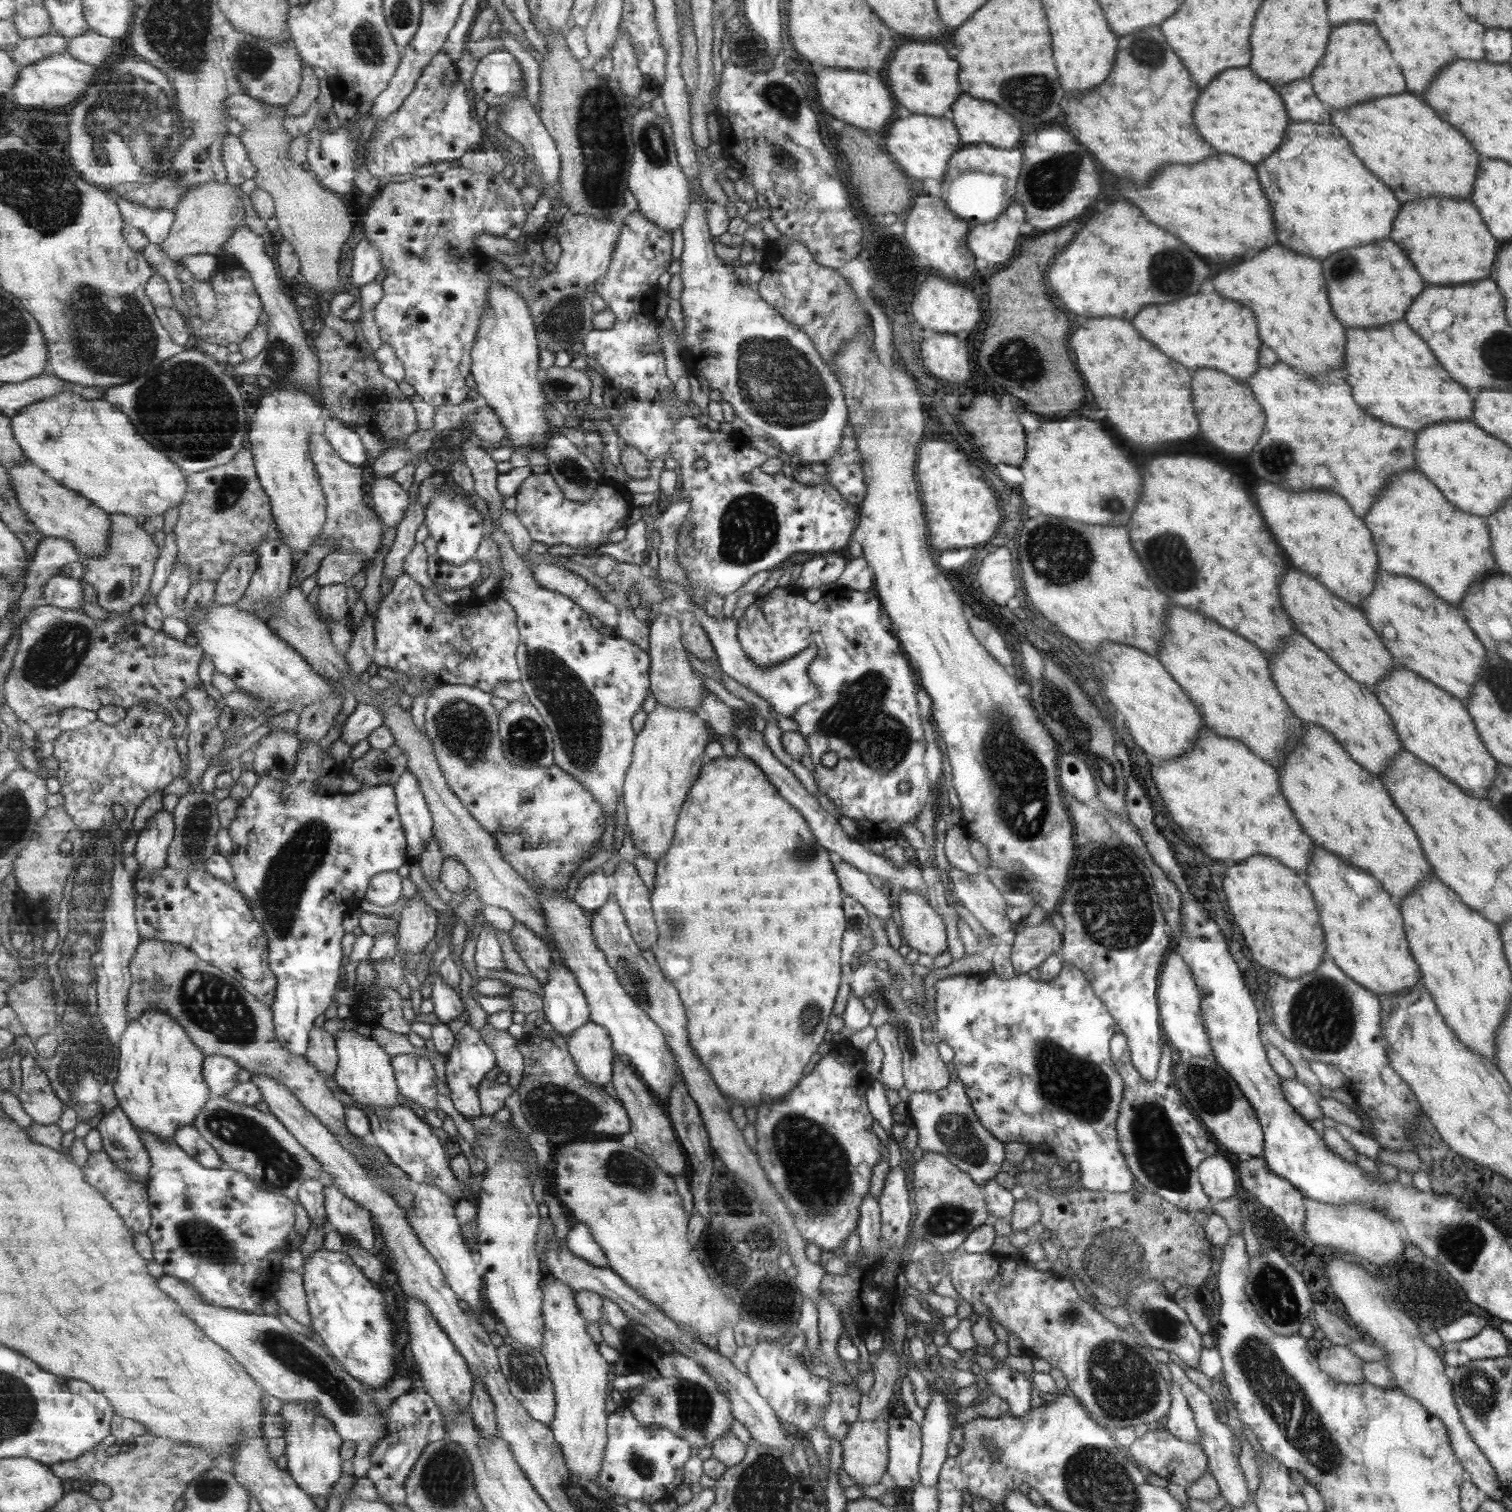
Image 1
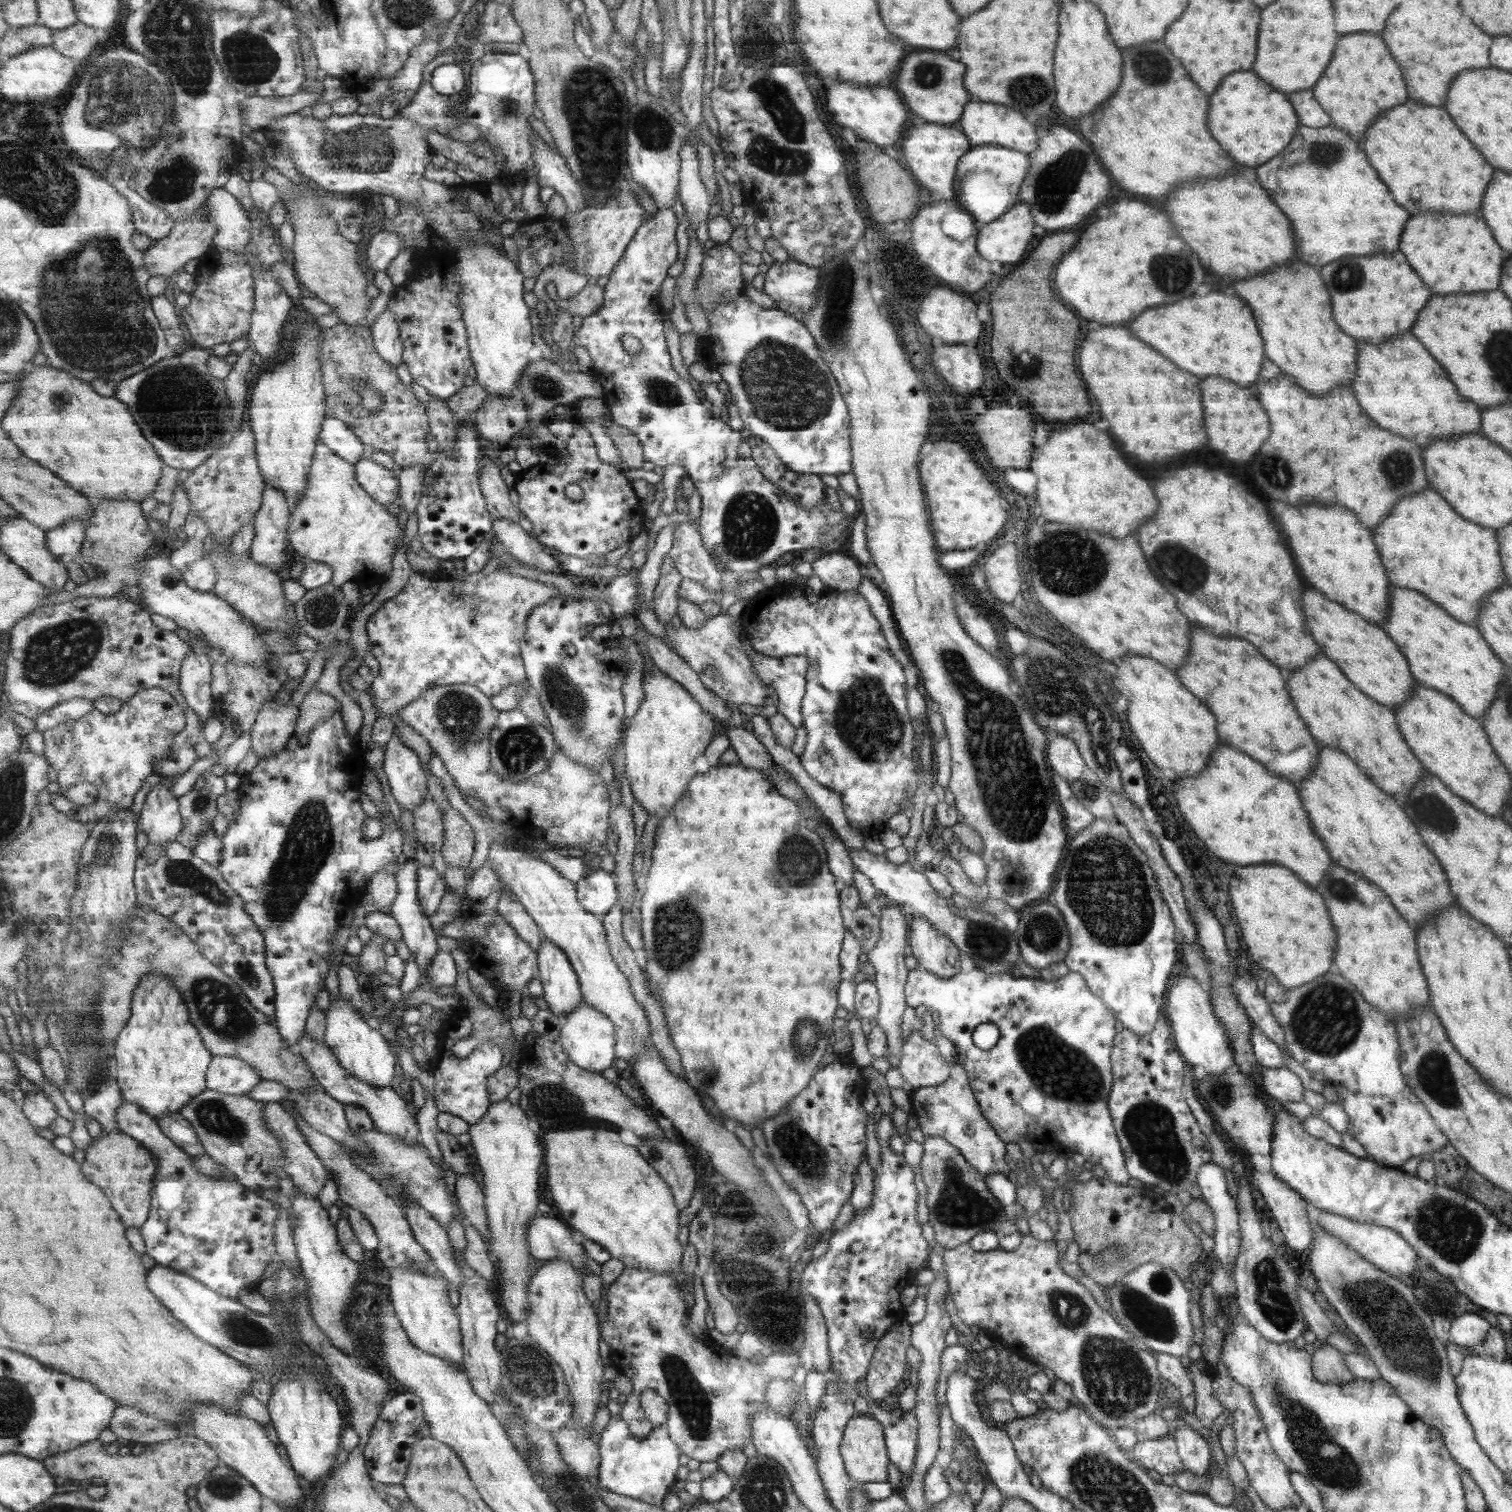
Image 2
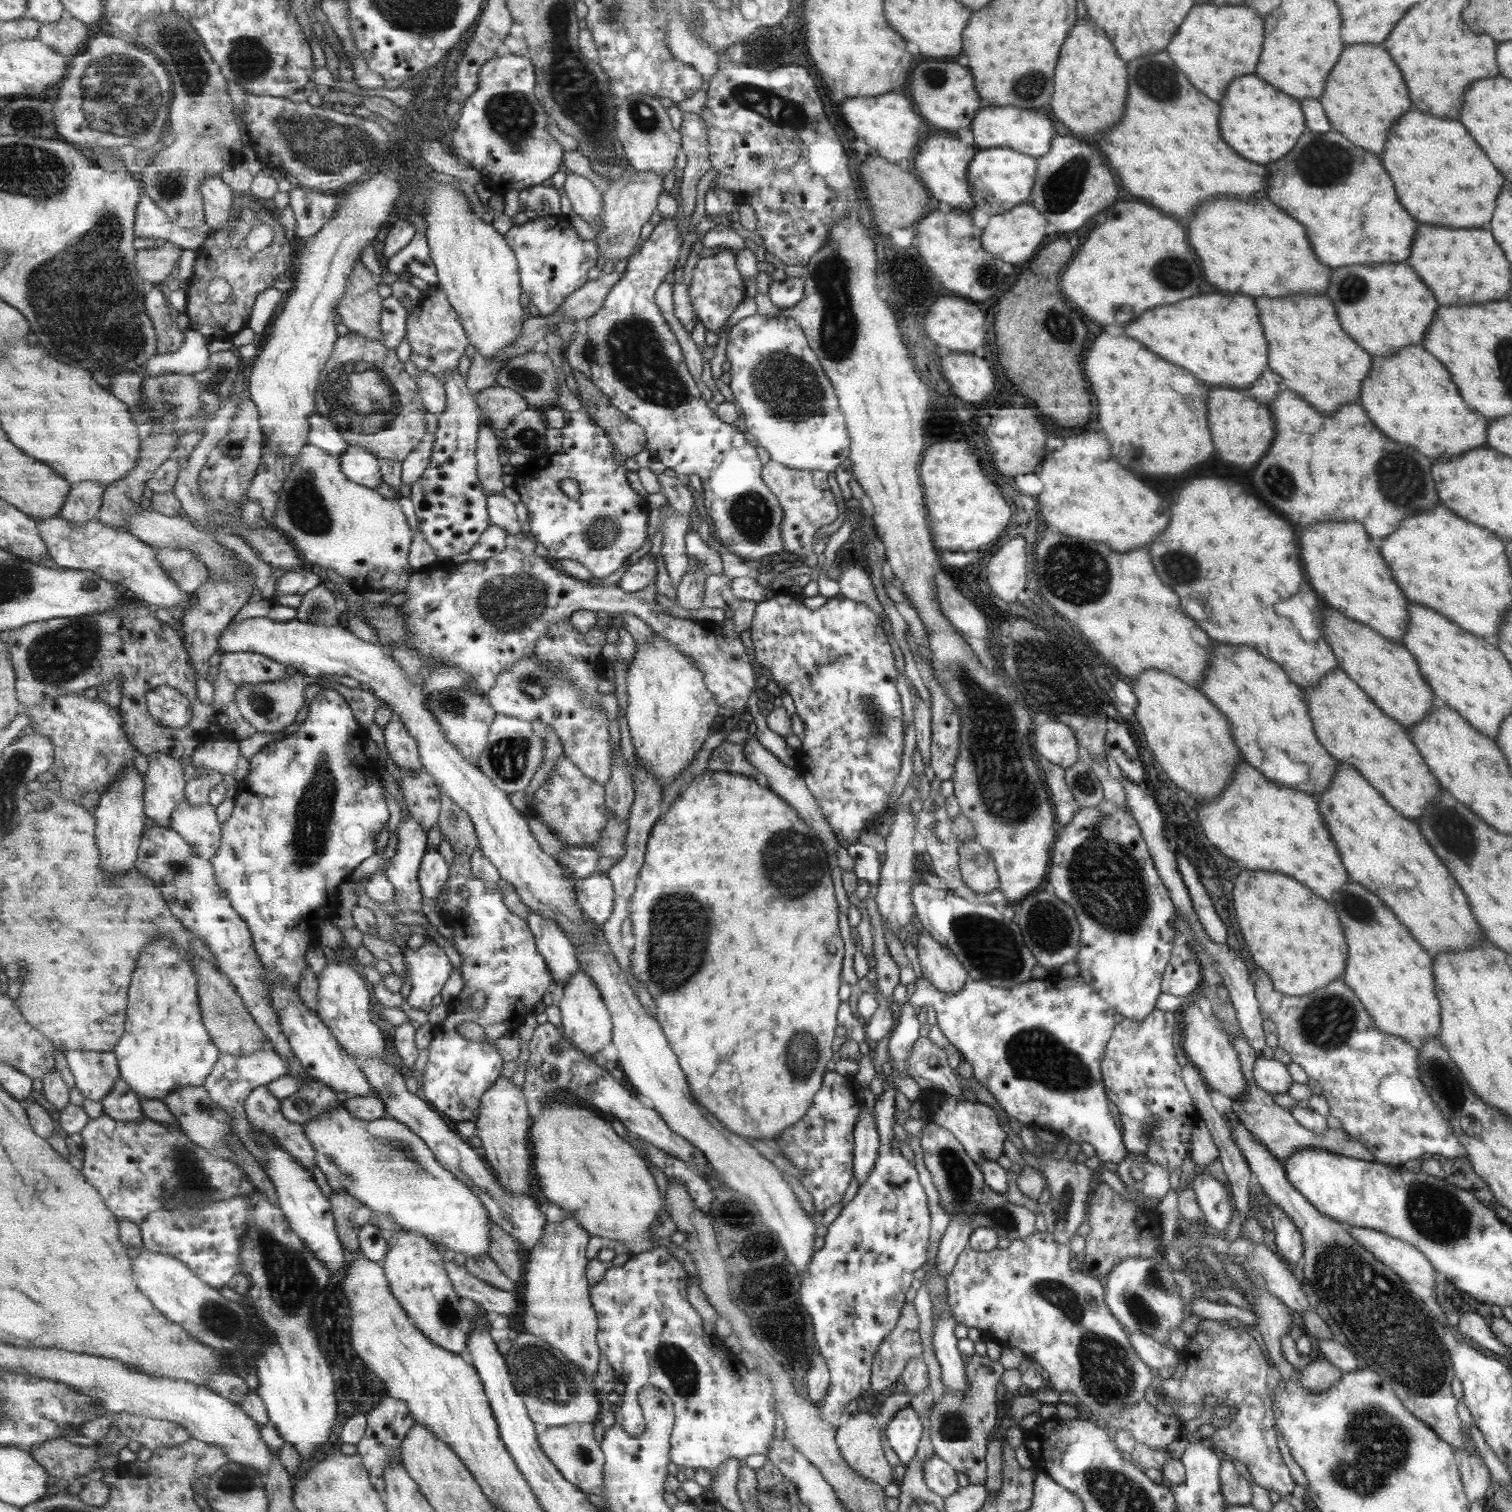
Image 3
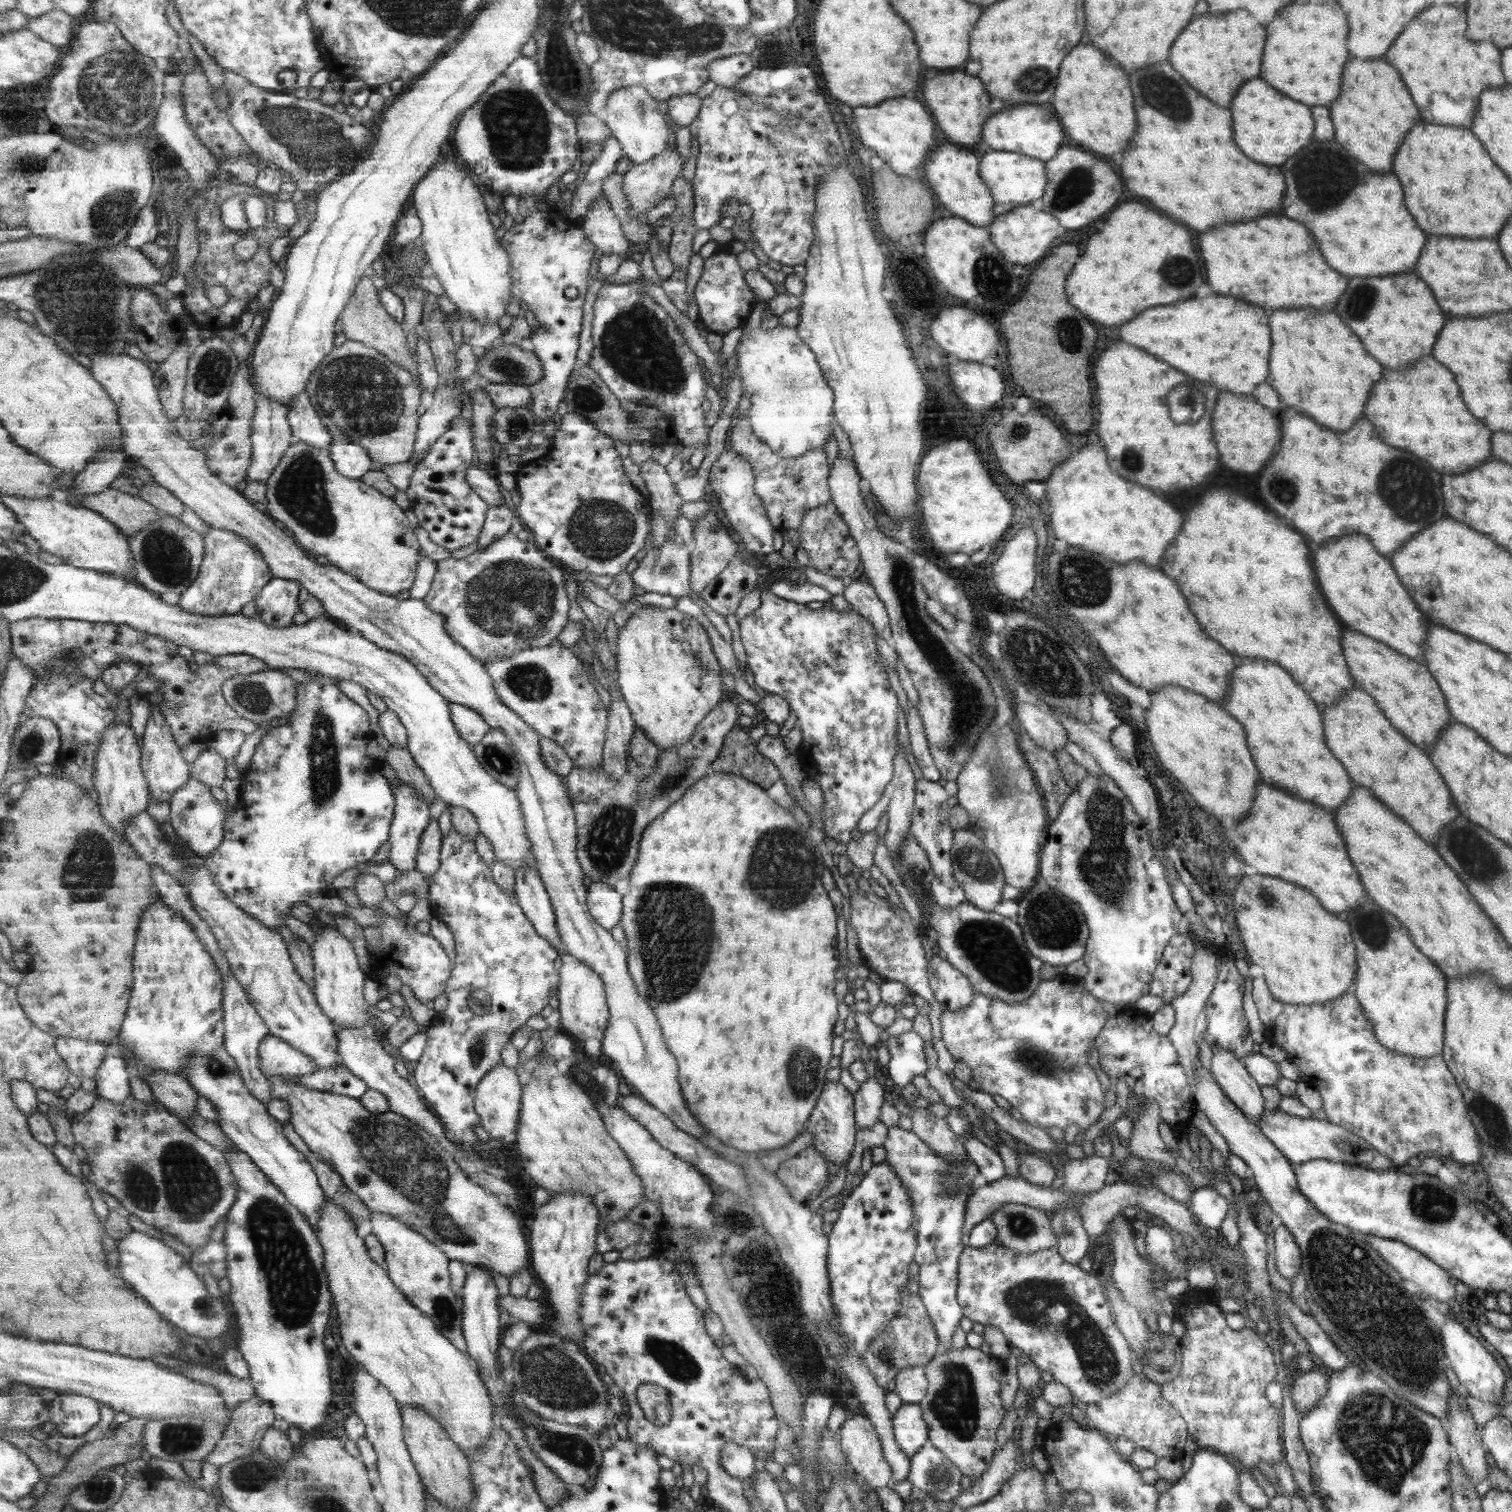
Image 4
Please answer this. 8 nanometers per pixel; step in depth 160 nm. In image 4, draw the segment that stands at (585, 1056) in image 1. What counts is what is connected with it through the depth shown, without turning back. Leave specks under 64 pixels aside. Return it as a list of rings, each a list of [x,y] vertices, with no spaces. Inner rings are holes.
[[[568,952],[560,954],[560,959],[561,968],[558,971],[561,978],[557,997],[559,998],[558,1010],[562,1016],[561,1024],[568,1035],[572,1036],[578,1043],[590,1038],[602,1042],[605,1039],[606,1031],[609,1029],[609,1021],[612,1017],[604,980],[597,972]]]

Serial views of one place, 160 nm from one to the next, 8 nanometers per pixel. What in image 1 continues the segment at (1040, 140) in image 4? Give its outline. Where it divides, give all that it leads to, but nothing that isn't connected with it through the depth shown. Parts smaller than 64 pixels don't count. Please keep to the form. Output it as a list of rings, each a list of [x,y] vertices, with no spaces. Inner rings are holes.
[[[961,94],[961,100],[957,100],[957,104],[951,104],[948,117],[955,125],[960,135],[960,142],[963,142],[963,144],[985,142],[985,144],[993,144],[993,148],[1015,149],[1015,146],[1019,148],[1019,142],[1021,142],[1019,124],[1015,122],[1015,118],[1005,114],[1003,110],[999,110],[991,102],[975,100],[967,94]]]

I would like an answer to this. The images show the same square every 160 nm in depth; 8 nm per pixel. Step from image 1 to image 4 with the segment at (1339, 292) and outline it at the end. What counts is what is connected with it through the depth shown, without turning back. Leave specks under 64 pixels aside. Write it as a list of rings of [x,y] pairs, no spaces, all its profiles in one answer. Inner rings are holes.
[[[1413,274],[1381,278],[1373,276],[1349,278],[1349,292],[1341,296],[1341,304],[1335,308],[1335,312],[1337,316],[1341,316],[1341,320],[1345,320],[1345,324],[1349,324],[1349,328],[1353,328],[1353,332],[1357,332],[1357,336],[1361,336],[1361,340],[1365,340],[1365,348],[1369,348],[1369,352],[1373,352],[1373,356],[1377,356],[1377,360],[1381,360],[1381,364],[1385,364],[1385,368],[1389,370],[1403,370],[1419,356],[1427,356],[1431,352],[1431,344],[1437,338],[1437,332],[1445,322],[1445,316],[1441,314],[1433,300],[1433,294]]]

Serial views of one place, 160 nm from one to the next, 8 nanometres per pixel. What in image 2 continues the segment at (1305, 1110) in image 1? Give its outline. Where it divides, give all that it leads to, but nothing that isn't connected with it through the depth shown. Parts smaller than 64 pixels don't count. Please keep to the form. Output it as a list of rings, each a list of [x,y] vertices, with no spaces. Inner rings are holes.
[[[1285,1066],[1279,1068],[1265,1068],[1261,1070],[1263,1092],[1272,1096],[1277,1102],[1301,1102],[1304,1089],[1297,1075]]]

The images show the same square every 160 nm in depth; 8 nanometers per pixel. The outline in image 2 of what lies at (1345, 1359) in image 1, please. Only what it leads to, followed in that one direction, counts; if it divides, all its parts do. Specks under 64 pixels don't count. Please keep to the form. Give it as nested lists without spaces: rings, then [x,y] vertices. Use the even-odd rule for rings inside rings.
[[[1317,1344],[1312,1353],[1312,1376],[1323,1385],[1341,1386],[1355,1380],[1343,1354],[1327,1344]]]

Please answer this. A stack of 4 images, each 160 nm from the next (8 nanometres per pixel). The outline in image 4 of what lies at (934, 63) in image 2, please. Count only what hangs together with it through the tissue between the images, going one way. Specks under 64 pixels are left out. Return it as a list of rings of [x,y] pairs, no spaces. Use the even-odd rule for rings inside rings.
[[[933,69],[933,76],[925,77],[923,84],[921,84],[921,88],[917,94],[919,98],[923,98],[924,103],[928,105],[929,112],[932,112],[933,120],[936,120],[937,128],[953,142],[953,144],[967,144],[967,146],[973,146],[975,142],[981,141],[981,132],[984,126],[984,123],[988,120],[988,118],[993,114],[993,108],[989,106],[989,96],[985,94],[985,90],[983,90],[983,86],[981,86],[981,82],[977,80],[977,78],[973,78],[973,76],[967,76],[967,74],[963,74],[963,72],[949,72],[949,70],[941,70],[941,72],[937,72],[937,70]]]

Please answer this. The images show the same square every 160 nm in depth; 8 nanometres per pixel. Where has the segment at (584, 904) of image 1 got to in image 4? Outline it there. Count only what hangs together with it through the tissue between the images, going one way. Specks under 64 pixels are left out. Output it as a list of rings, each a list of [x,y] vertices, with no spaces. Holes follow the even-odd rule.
[[[593,882],[588,888],[588,906],[595,921],[609,931],[624,914],[624,898],[610,884]]]

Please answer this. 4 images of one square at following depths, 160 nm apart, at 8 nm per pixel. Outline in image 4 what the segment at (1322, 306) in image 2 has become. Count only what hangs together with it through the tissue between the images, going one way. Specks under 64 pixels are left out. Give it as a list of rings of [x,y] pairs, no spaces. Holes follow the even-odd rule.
[[[1313,308],[1299,310],[1275,310],[1273,316],[1273,356],[1269,356],[1269,386],[1279,394],[1281,402],[1313,416],[1319,424],[1333,430],[1347,430],[1355,418],[1359,418],[1367,400],[1369,388],[1381,378],[1381,366],[1367,356],[1357,336],[1337,318],[1335,312],[1323,312]]]

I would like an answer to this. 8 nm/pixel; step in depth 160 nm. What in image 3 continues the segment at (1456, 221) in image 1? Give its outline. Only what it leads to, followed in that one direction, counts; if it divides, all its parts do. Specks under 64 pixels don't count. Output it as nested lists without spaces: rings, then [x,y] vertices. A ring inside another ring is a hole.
[[[1421,224],[1421,228],[1417,228],[1417,240],[1413,240],[1413,256],[1409,256],[1407,264],[1413,264],[1421,280],[1425,280],[1425,284],[1437,292],[1441,306],[1457,304],[1457,296],[1459,304],[1507,300],[1507,292],[1511,288],[1509,262],[1491,234],[1479,228],[1453,230]]]

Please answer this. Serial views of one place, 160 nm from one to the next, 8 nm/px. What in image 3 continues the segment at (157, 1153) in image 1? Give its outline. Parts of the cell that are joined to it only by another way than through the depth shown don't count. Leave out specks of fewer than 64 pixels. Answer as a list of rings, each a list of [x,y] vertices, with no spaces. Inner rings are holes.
[[[122,1077],[102,1103],[104,1114],[113,1117],[117,1122],[141,1122],[146,1118],[140,1096]],[[239,1195],[232,1199],[201,1205],[194,1211],[184,1211],[180,1209],[180,1202],[177,1199],[169,1199],[163,1210],[152,1212],[145,1222],[140,1224],[144,1248],[176,1256],[181,1262],[189,1265],[189,1268],[192,1268],[192,1271],[200,1276],[201,1280],[221,1291],[227,1288],[227,1284],[231,1282],[233,1276],[242,1272],[243,1244],[248,1231],[248,1222],[252,1216],[253,1205],[249,1195]]]

